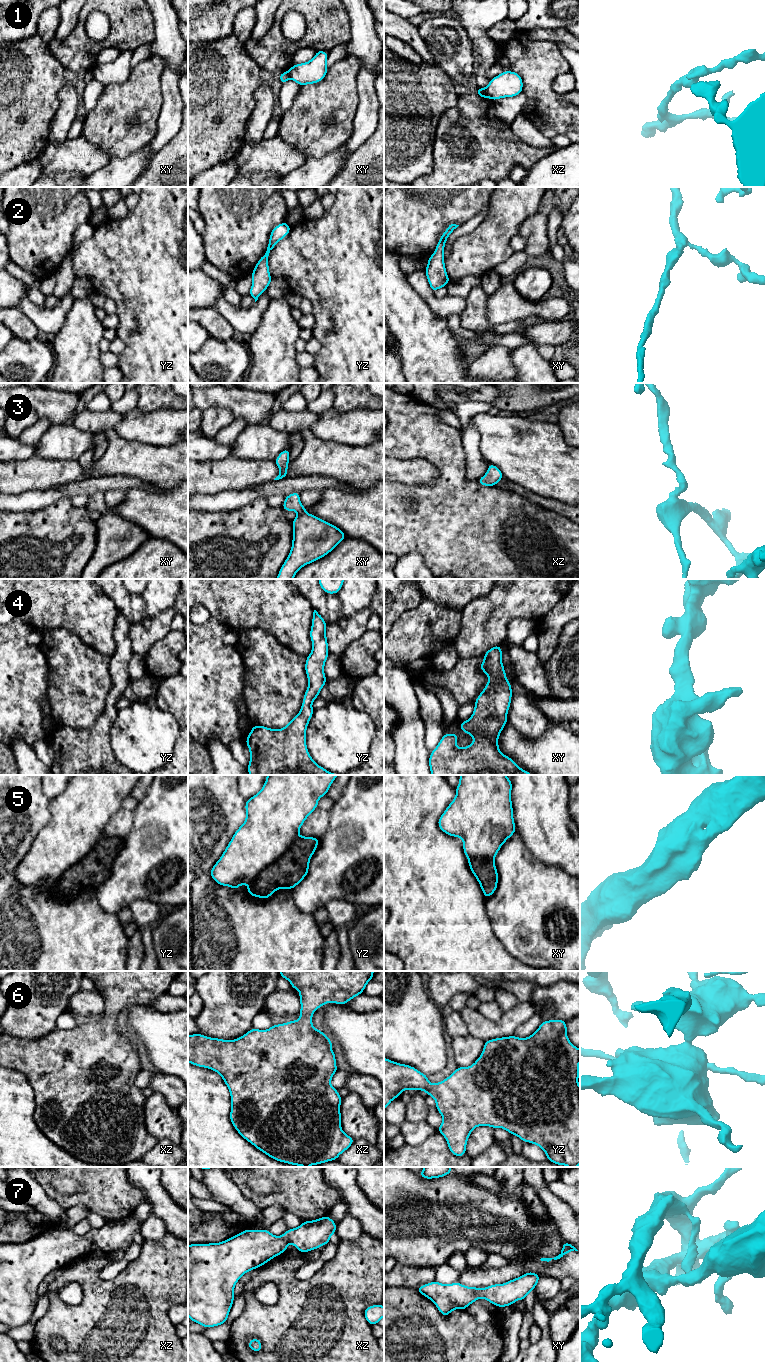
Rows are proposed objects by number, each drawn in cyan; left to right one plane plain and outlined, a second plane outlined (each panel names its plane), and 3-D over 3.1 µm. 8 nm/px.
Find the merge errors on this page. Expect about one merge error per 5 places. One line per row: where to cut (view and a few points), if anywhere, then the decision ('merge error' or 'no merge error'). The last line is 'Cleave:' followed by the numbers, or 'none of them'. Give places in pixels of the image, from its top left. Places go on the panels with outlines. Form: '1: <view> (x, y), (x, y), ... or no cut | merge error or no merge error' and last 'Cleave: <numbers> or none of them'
1: xz (483, 88), (487, 96) | merge error
2: no cut | no merge error
3: no cut | no merge error
4: no cut | no merge error
5: no cut | no merge error
6: no cut | no merge error
7: no cut | no merge error
Cleave: 1

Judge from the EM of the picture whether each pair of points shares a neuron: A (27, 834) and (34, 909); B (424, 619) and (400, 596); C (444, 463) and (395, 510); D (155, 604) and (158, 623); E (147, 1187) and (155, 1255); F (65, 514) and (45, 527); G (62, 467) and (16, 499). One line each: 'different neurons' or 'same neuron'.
A: different neurons
B: different neurons
C: same neuron
D: different neurons
E: different neurons
F: same neuron
G: different neurons

